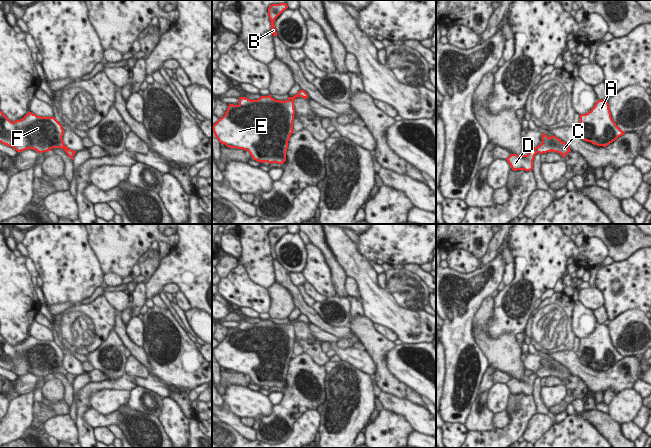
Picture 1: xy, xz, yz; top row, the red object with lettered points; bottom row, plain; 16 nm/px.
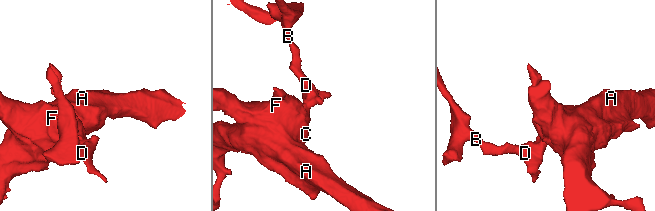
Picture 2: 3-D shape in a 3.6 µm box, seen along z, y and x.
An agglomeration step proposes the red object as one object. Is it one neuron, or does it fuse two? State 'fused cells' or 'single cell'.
fused cells

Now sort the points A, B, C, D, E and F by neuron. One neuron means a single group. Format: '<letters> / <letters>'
A C E F / B D

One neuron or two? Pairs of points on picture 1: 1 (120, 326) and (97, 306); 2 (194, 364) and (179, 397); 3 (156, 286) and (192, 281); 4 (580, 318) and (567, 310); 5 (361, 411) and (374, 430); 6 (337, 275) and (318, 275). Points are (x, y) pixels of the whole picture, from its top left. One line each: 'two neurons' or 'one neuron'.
1: two neurons
2: two neurons
3: one neuron
4: two neurons
5: two neurons
6: two neurons

